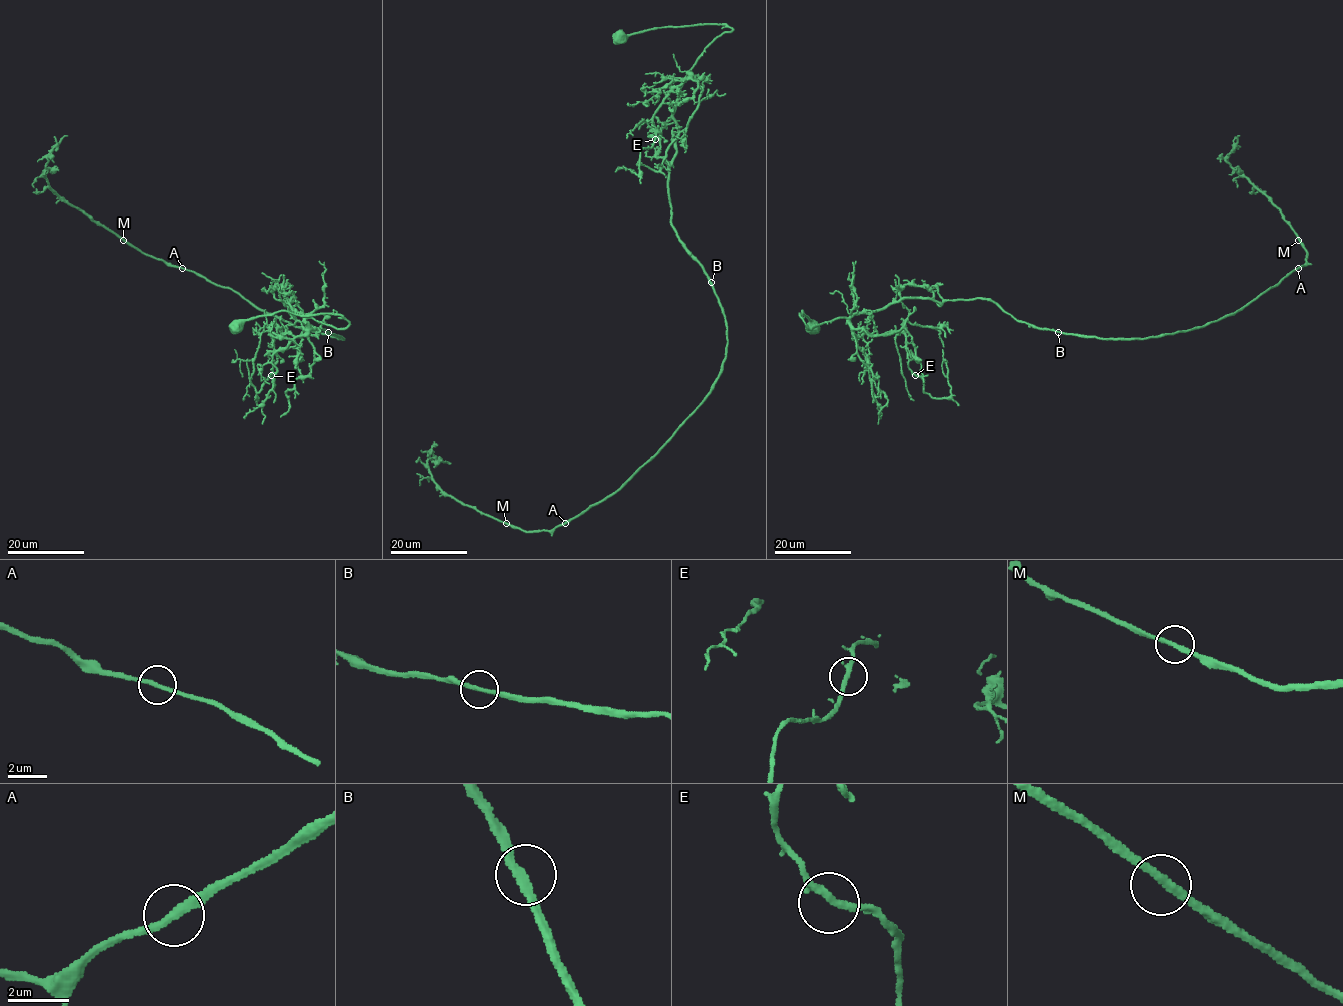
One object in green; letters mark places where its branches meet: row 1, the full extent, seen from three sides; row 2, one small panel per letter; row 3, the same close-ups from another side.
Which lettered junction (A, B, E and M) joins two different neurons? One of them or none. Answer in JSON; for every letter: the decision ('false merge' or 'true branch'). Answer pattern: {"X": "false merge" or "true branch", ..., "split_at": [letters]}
{"A": "true branch", "B": "true branch", "E": "true branch", "M": "true branch", "split_at": []}

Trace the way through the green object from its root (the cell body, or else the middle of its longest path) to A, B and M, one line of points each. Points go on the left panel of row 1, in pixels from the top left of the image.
A: (238, 325), (281, 311), (349, 322), (323, 324), (286, 298), (297, 320), (344, 338), (311, 332), (182, 268)
B: (238, 325), (281, 311), (349, 325), (306, 317), (292, 297), (297, 320), (328, 332)
M: (238, 325), (281, 311), (349, 322), (323, 324), (286, 298), (297, 320), (344, 338), (294, 326), (123, 240)

